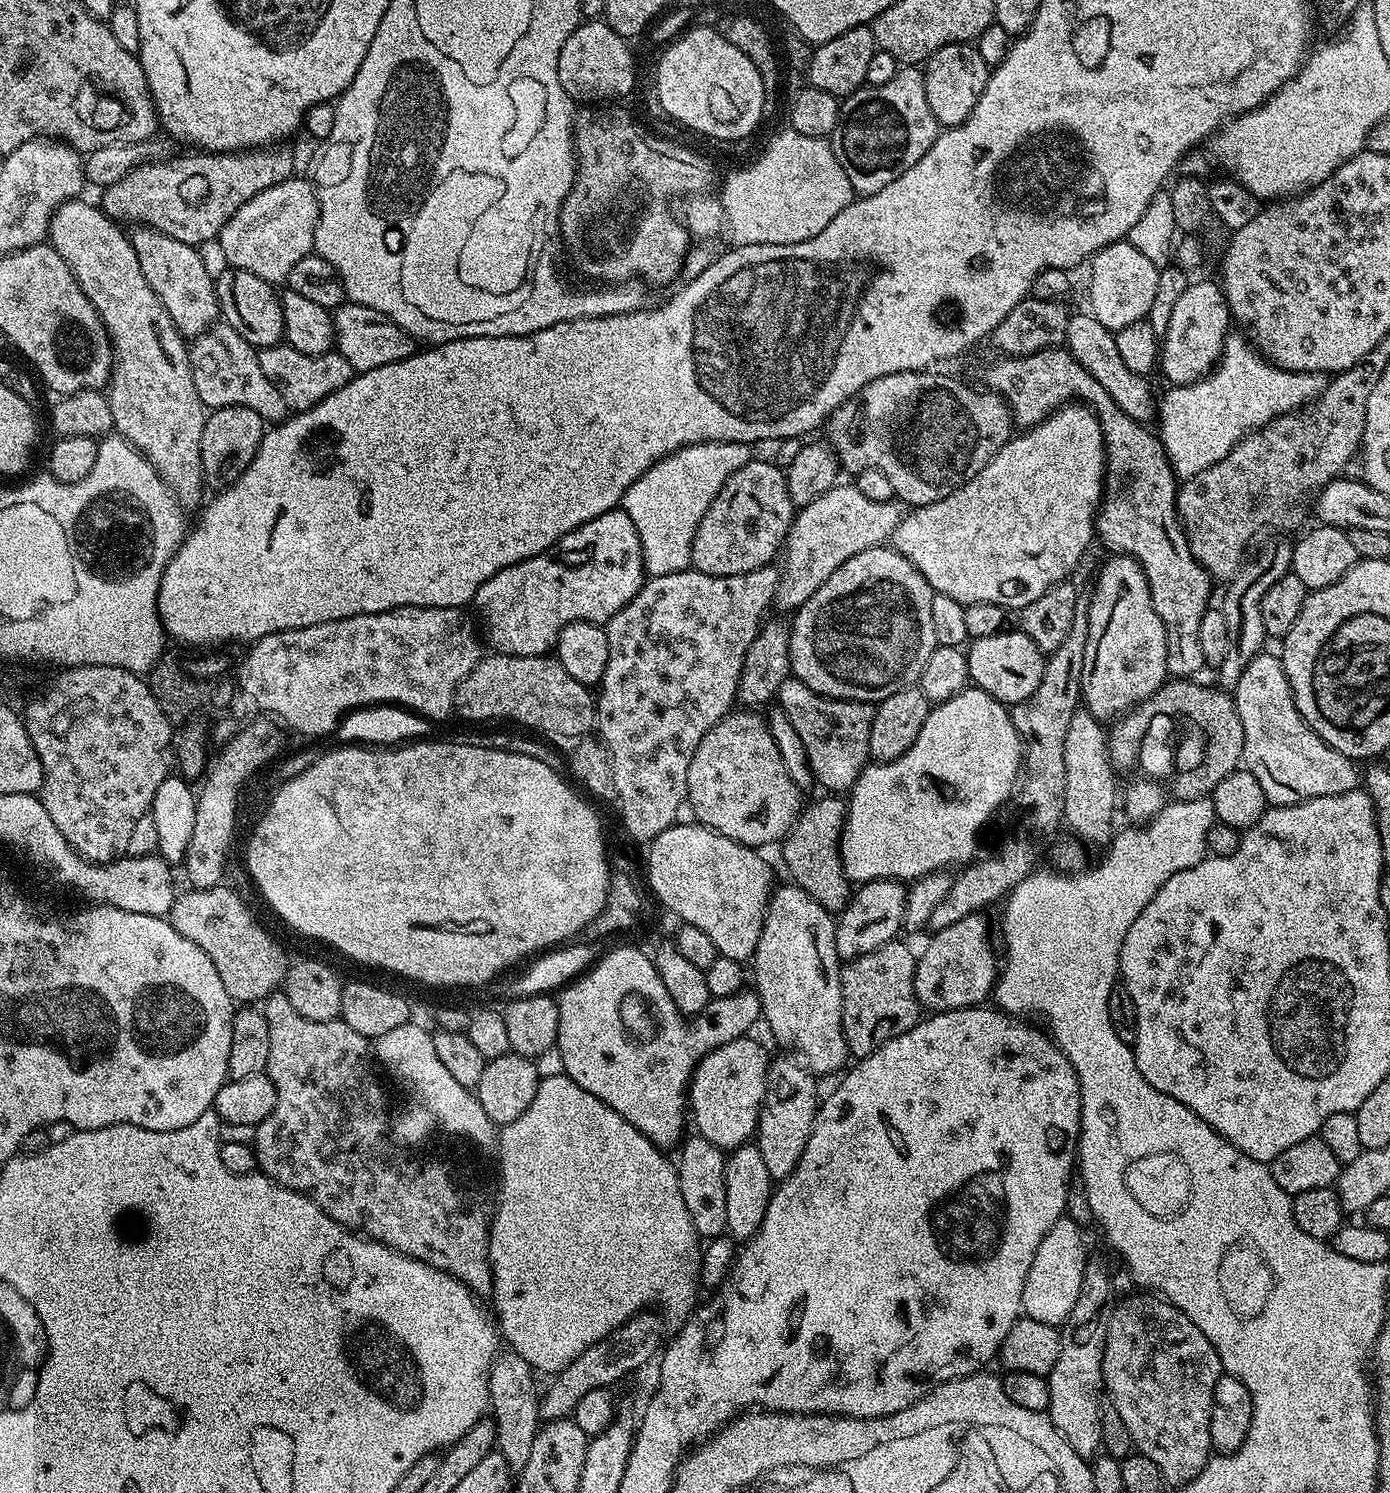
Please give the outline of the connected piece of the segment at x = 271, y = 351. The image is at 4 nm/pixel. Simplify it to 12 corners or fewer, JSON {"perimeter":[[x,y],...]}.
{"perimeter":[[259,349],[290,410],[313,408],[354,375],[335,350]]}

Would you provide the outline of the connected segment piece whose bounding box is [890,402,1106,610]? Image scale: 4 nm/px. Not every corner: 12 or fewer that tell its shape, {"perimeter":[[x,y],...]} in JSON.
{"perimeter":[[1069,402],[891,547],[965,606],[1025,608],[1094,540],[1104,435]]}

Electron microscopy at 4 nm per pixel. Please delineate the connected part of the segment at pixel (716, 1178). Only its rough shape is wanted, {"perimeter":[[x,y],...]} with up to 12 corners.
{"perimeter":[[679,1145],[682,1202],[701,1238],[725,1235],[725,1153]]}

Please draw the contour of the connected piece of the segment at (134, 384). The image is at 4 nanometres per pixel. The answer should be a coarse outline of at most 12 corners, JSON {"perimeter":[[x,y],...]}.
{"perimeter":[[77,198],[47,239],[99,314],[113,429],[185,509],[206,492],[189,345],[123,227]]}

